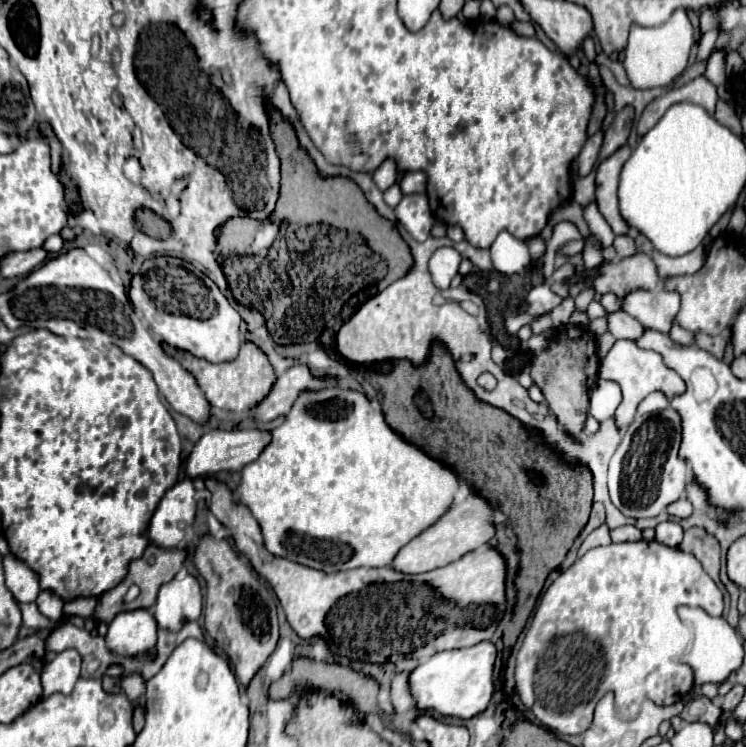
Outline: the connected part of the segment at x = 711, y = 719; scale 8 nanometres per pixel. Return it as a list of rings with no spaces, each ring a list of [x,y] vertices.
[[[699,694],[691,702],[685,704],[685,708],[681,712],[681,720],[685,720],[685,722],[705,722],[709,726],[715,726],[717,720],[719,720],[719,714],[721,714],[721,708],[715,706],[703,694]]]

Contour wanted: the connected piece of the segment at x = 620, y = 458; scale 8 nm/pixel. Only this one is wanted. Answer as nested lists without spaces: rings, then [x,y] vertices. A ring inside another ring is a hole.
[[[667,406],[665,410],[657,410],[649,416],[637,414],[635,420],[625,430],[621,444],[617,446],[611,462],[609,462],[609,494],[611,502],[629,518],[653,518],[661,510],[665,510],[671,502],[683,496],[683,486],[689,478],[689,466],[683,458],[679,458],[681,444],[681,416]]]

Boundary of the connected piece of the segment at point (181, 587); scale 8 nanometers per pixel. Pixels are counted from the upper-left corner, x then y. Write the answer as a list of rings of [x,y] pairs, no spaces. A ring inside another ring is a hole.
[[[179,576],[163,584],[153,606],[153,616],[159,628],[179,630],[183,622],[193,622],[201,616],[203,596],[195,576]]]

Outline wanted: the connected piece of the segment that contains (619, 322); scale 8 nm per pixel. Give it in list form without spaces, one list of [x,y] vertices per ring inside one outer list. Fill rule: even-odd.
[[[617,310],[617,312],[611,312],[611,314],[605,314],[607,318],[607,326],[609,326],[609,332],[613,334],[613,338],[625,338],[625,340],[637,340],[639,334],[643,334],[643,326],[639,320],[631,318],[627,312],[623,310]]]

